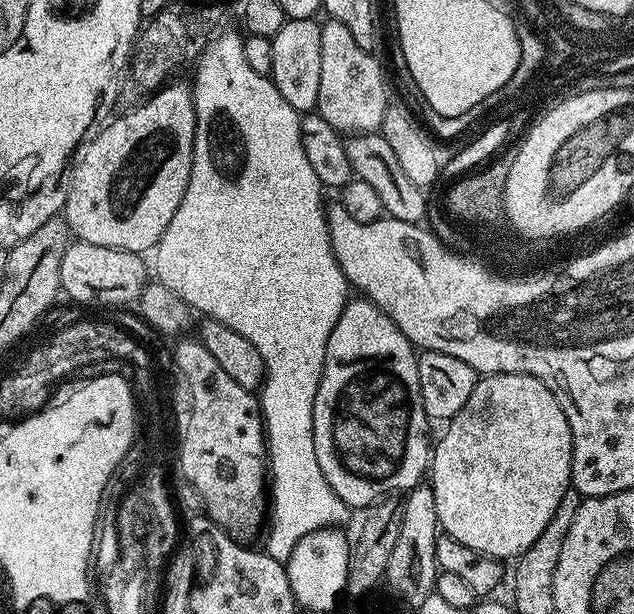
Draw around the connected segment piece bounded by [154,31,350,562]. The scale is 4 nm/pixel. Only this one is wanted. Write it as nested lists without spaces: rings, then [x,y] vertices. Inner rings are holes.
[[[221,31],[219,35],[215,37],[205,47],[204,51],[200,53],[199,60],[195,61],[194,69],[196,68],[196,81],[191,81],[190,87],[192,89],[192,101],[194,102],[194,110],[196,111],[196,133],[194,134],[194,150],[192,151],[192,173],[188,179],[188,185],[186,186],[186,194],[182,198],[182,202],[178,206],[178,210],[174,214],[174,218],[170,218],[170,226],[166,226],[166,230],[162,234],[160,243],[156,245],[154,249],[154,255],[156,255],[156,268],[154,264],[154,272],[158,275],[159,283],[165,284],[170,290],[174,290],[174,294],[178,294],[178,298],[182,298],[187,302],[189,309],[195,310],[196,308],[201,313],[201,317],[209,320],[217,320],[222,322],[230,330],[234,330],[238,334],[242,334],[242,338],[246,338],[250,342],[254,342],[254,346],[258,350],[258,354],[262,354],[264,359],[264,370],[266,373],[266,379],[259,389],[258,399],[260,402],[260,410],[264,417],[264,434],[268,441],[268,455],[266,457],[268,461],[268,467],[270,469],[270,528],[272,524],[272,545],[266,548],[269,556],[273,556],[274,559],[281,562],[286,562],[290,558],[290,554],[294,550],[294,546],[301,540],[306,534],[316,532],[320,528],[336,528],[337,526],[344,526],[348,520],[348,512],[350,513],[350,505],[346,502],[342,502],[342,498],[338,498],[338,494],[334,494],[334,490],[330,486],[330,482],[326,482],[326,478],[322,474],[322,466],[318,466],[318,454],[314,454],[314,430],[312,429],[312,415],[314,414],[314,398],[316,397],[316,391],[320,385],[320,375],[324,369],[324,355],[326,354],[326,342],[330,338],[330,334],[334,330],[334,326],[338,322],[338,318],[342,314],[344,305],[350,296],[350,285],[347,280],[344,279],[342,270],[338,266],[338,262],[334,258],[334,250],[332,249],[332,243],[330,242],[330,234],[328,233],[328,217],[326,215],[326,199],[322,193],[322,185],[318,180],[318,176],[314,174],[314,167],[310,166],[309,159],[306,158],[306,153],[303,149],[302,142],[300,141],[300,121],[301,113],[294,110],[294,106],[290,106],[290,102],[286,102],[286,98],[282,98],[282,94],[278,94],[276,87],[272,85],[271,79],[266,76],[259,76],[254,74],[252,67],[246,63],[246,50],[244,49],[244,36],[241,33],[236,32],[224,32]]]

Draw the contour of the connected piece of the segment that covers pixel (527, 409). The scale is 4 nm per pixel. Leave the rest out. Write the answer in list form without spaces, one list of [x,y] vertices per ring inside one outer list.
[[[493,372],[484,374],[477,379],[470,398],[466,398],[466,406],[458,410],[458,414],[447,421],[444,437],[435,441],[430,452],[430,483],[434,490],[434,502],[438,506],[438,518],[441,529],[458,542],[478,550],[484,556],[505,558],[504,556],[519,557],[542,534],[546,522],[558,510],[558,502],[562,502],[562,494],[572,483],[572,431],[570,422],[554,394],[538,378],[525,376],[523,372]]]

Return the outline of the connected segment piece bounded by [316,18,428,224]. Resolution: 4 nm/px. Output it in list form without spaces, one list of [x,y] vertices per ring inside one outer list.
[[[331,18],[325,21],[320,27],[321,77],[316,112],[340,134],[368,132],[365,136],[347,137],[345,150],[349,156],[353,177],[378,190],[378,198],[382,198],[382,206],[391,219],[411,224],[421,223],[425,219],[424,211],[428,208],[427,202],[424,201],[425,189],[410,182],[408,175],[402,171],[390,142],[386,142],[384,136],[376,133],[390,103],[389,97],[386,98],[380,64],[371,51],[358,46],[345,23]]]

